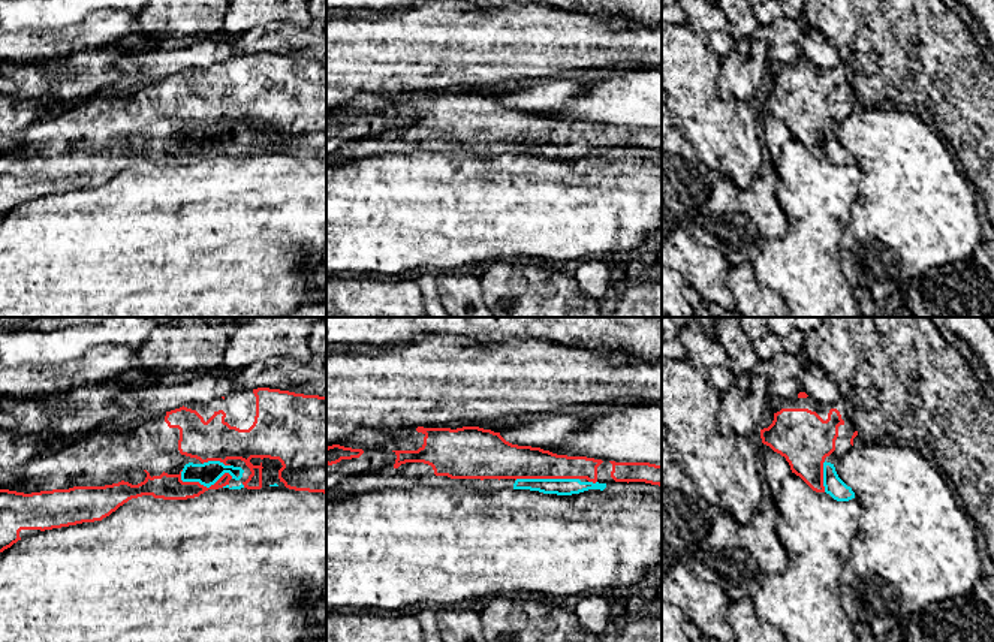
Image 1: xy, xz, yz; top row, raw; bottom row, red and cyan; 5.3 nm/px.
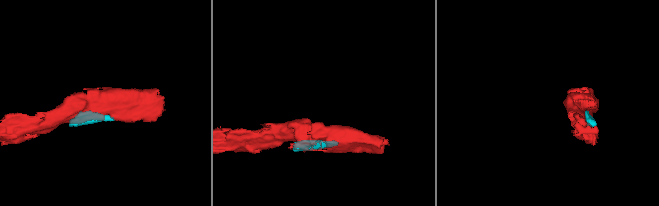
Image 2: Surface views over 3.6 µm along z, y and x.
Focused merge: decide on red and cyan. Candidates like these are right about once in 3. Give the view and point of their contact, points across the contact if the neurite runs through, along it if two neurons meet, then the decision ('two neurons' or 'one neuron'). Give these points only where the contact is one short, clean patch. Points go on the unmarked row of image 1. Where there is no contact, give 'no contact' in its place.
meets red in xz at (547, 142); one neuron

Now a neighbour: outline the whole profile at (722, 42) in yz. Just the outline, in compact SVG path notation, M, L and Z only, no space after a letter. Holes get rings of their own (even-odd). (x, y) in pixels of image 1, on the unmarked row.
M708 0L678 1L683 6L687 22L720 58L734 49L735 39L729 31L728 19L716 3Z

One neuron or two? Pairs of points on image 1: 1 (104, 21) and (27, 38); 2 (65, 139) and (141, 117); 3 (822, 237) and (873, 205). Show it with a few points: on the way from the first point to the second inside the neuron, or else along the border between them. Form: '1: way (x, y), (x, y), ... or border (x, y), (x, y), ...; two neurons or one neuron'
1: way (84, 35), (74, 39), (47, 39); one neuron
2: way (93, 159), (135, 156), (148, 145); one neuron
3: border (852, 210), (849, 228); two neurons

